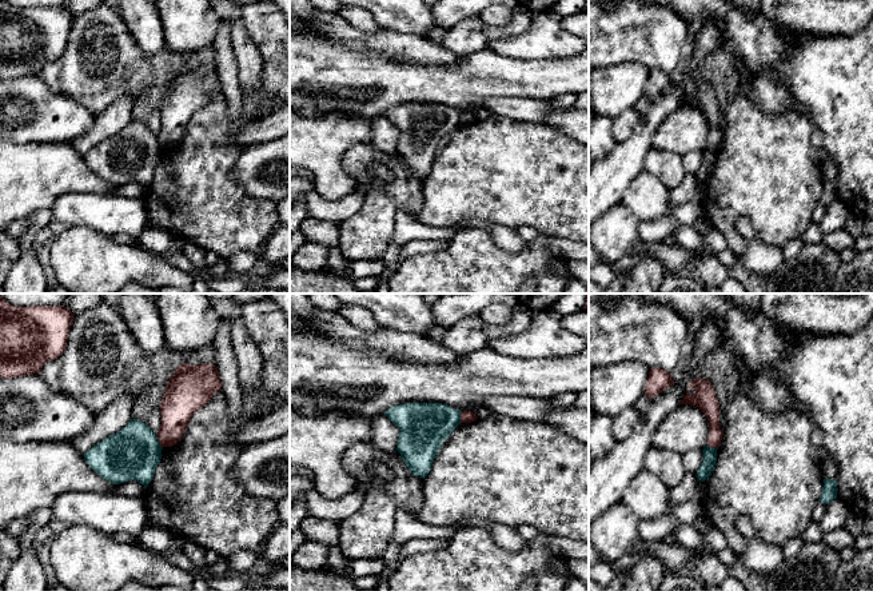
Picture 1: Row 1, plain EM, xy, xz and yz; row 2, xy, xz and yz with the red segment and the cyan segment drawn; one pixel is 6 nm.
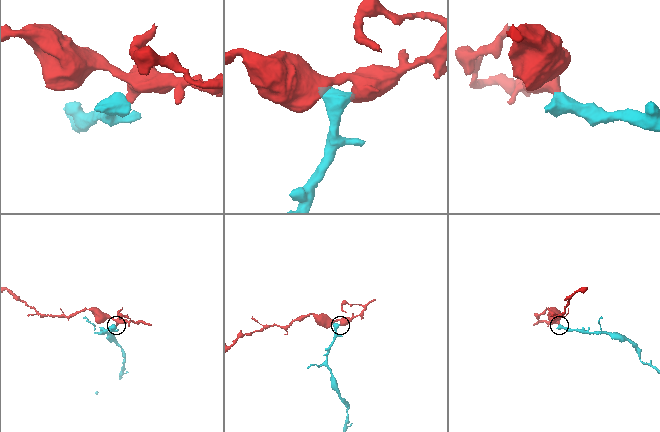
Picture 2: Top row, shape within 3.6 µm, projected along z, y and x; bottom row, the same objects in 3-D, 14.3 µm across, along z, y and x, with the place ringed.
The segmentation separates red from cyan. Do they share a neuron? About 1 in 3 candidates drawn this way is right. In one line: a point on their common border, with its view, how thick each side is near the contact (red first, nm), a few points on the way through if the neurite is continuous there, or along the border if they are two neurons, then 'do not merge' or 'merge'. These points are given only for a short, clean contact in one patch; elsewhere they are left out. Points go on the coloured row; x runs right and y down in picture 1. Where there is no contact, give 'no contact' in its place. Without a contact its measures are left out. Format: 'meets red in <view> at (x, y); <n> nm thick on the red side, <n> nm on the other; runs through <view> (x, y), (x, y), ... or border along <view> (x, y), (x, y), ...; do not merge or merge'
meets red in xy at (158, 439); 200 nm thick on the red side, 320 nm on the other; border along xy (155, 434), (162, 447); do not merge

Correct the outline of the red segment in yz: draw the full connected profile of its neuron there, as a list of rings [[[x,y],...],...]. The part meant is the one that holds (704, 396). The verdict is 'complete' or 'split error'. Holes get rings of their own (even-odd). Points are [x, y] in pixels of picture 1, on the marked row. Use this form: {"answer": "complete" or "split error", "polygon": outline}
{"answer": "complete", "polygon": [[[699,375],[687,384],[687,392],[681,404],[698,407],[707,418],[709,438],[707,446],[717,448],[722,440],[722,430],[719,427],[719,403],[710,382],[702,380]]]}

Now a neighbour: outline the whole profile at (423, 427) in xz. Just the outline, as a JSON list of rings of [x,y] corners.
[[[407,403],[384,412],[399,428],[395,450],[414,476],[428,475],[442,443],[461,424],[461,414],[442,403]]]

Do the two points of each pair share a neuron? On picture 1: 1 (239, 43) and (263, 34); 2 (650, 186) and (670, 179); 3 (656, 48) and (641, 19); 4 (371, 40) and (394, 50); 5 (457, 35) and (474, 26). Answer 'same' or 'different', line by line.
1: different
2: different
3: same
4: same
5: same

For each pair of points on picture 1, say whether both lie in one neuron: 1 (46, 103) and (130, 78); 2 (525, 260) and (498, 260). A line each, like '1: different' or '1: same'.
1: different
2: same

